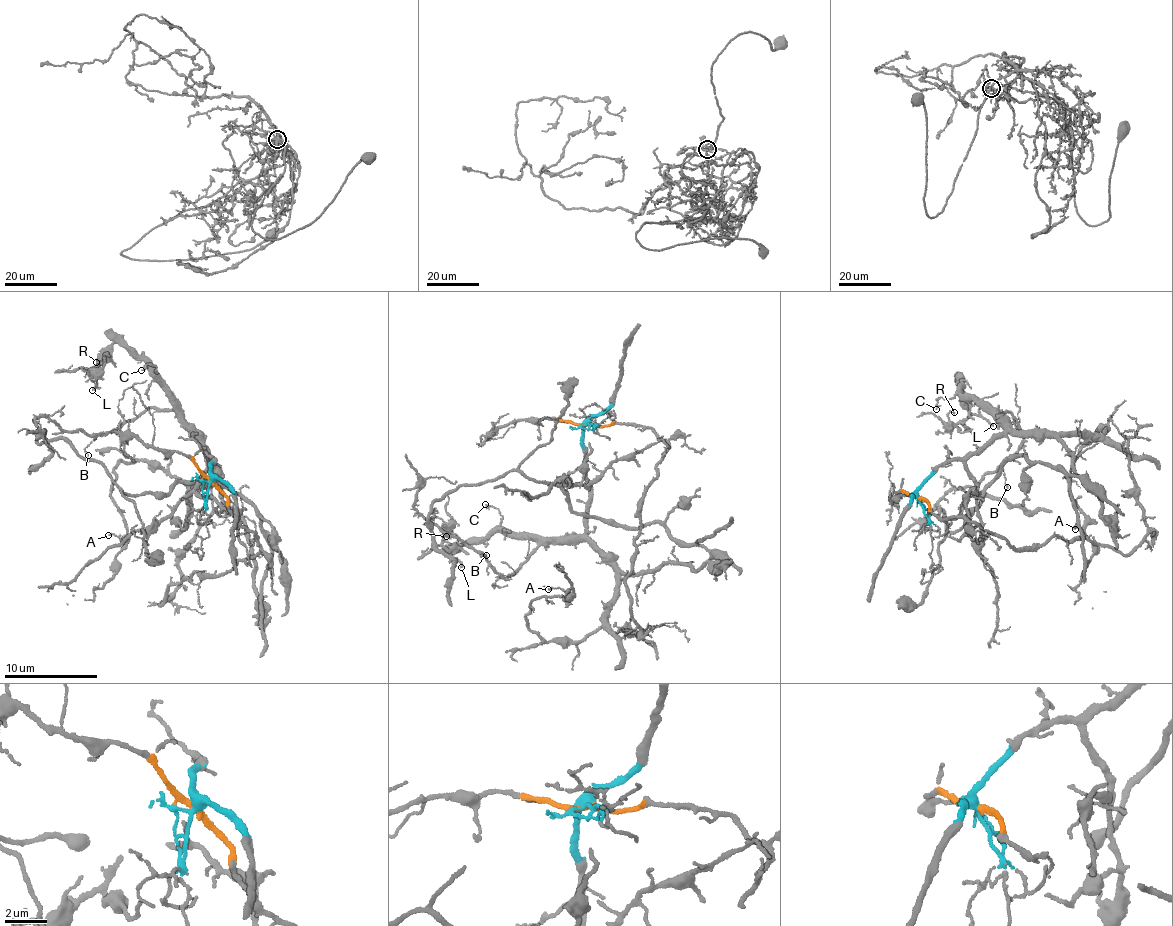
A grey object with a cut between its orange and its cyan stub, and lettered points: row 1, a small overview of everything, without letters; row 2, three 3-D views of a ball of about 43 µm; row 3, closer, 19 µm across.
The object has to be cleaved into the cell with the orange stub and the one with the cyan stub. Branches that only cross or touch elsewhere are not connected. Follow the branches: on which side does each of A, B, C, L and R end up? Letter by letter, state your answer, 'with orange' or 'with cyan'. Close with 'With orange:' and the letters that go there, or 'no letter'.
A: with cyan
B: with cyan
C: with cyan
L: with cyan
R: with cyan
With orange: no letter

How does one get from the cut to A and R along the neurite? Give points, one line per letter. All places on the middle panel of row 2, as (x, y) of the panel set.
A: (587, 424), (589, 541), (616, 602), (582, 639), (541, 640), (534, 598), (567, 595), (548, 590)
R: (587, 424), (580, 438), (589, 496), (579, 535), (542, 542), (490, 535), (446, 549), (450, 526), (445, 537)

